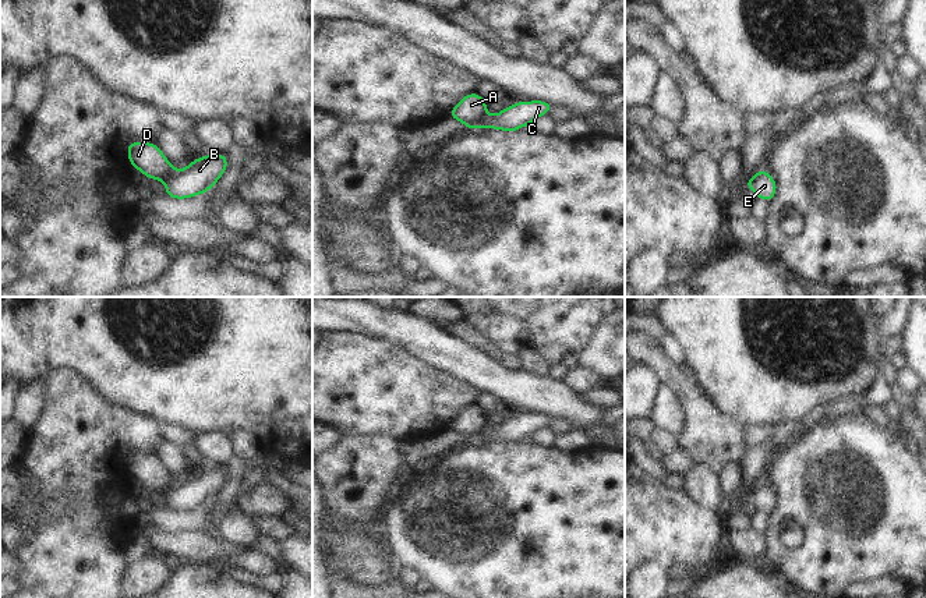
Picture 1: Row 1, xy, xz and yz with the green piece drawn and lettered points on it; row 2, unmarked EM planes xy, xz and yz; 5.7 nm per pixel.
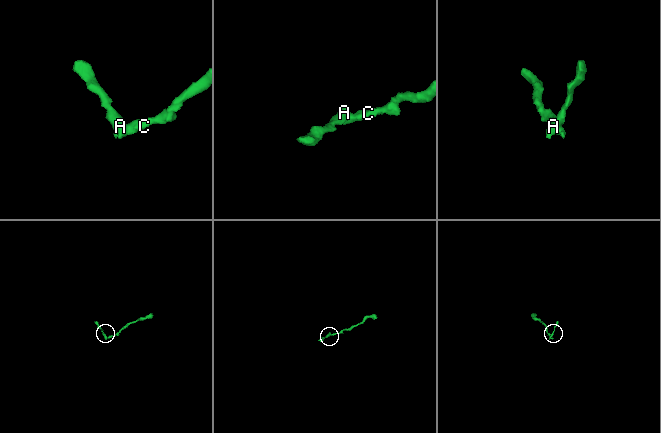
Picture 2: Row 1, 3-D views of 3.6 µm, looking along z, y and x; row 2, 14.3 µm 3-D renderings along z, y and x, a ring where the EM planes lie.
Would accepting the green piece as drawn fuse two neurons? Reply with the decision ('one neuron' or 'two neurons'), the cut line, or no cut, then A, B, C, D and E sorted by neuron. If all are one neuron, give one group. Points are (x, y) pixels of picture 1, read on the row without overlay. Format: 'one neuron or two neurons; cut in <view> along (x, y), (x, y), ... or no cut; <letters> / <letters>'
two neurons; cut in xy along (176, 482), (163, 494); A D / B C E

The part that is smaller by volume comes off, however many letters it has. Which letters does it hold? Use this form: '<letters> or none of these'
A, D.

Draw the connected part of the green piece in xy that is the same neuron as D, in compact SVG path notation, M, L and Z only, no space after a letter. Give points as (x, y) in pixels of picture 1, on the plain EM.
M134 453L128 456L127 470L131 480L138 481L145 489L165 495L176 481L153 454Z

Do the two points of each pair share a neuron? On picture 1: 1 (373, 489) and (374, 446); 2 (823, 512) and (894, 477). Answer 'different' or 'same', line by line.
1: same
2: same

